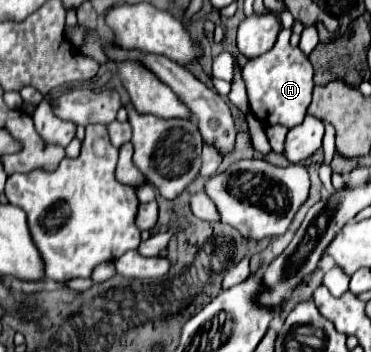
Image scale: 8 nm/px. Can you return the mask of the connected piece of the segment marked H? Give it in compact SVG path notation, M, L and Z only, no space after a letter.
M281 30L277 44L263 56L251 58L243 66L243 78L247 84L247 96L249 106L259 122L265 126L269 124L283 124L287 128L293 128L303 122L307 108L311 104L313 94L313 66L309 58L289 44L289 30Z

